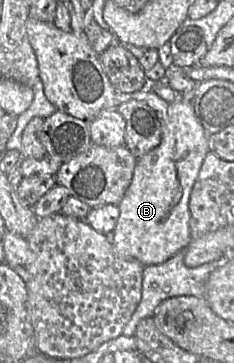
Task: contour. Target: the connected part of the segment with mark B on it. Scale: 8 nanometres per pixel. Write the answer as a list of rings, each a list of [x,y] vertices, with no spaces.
[[[176,93],[176,99],[170,103],[168,116],[162,122],[160,144],[137,159],[131,184],[118,205],[120,215],[113,231],[112,243],[118,257],[137,260],[144,266],[157,265],[188,247],[192,241],[189,199],[205,156],[210,151],[209,136],[197,119],[191,101]]]

